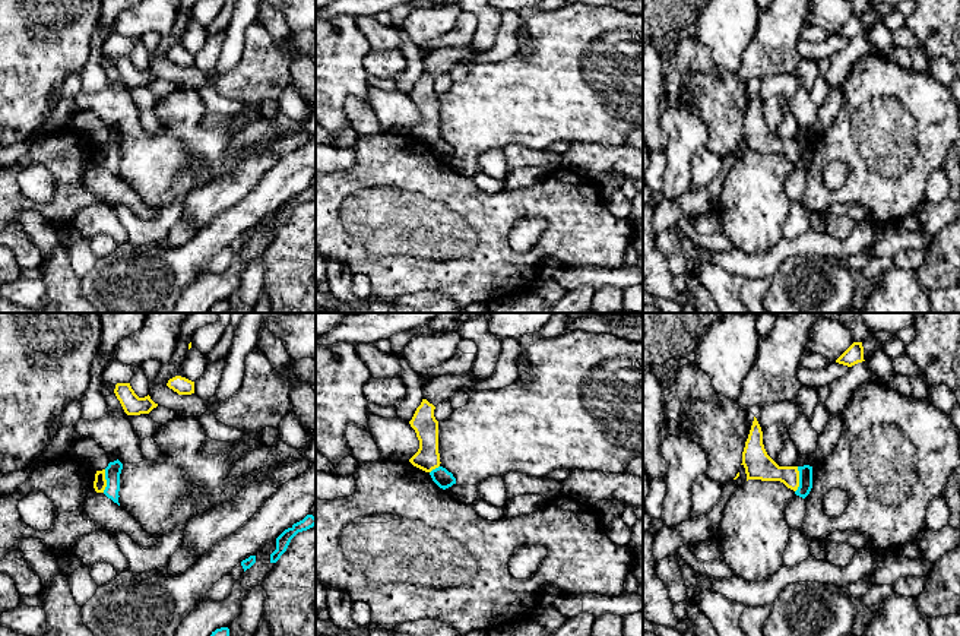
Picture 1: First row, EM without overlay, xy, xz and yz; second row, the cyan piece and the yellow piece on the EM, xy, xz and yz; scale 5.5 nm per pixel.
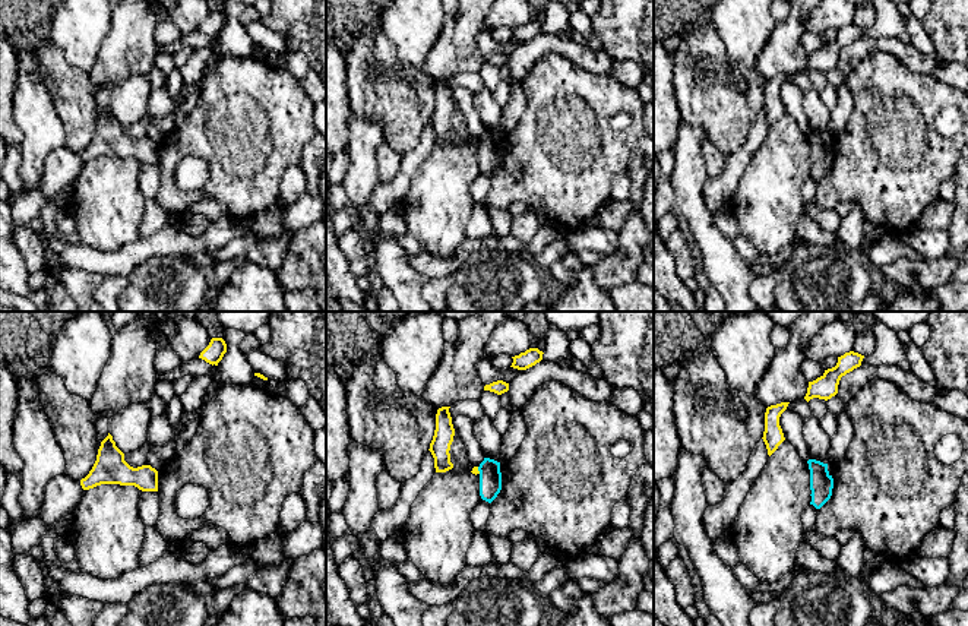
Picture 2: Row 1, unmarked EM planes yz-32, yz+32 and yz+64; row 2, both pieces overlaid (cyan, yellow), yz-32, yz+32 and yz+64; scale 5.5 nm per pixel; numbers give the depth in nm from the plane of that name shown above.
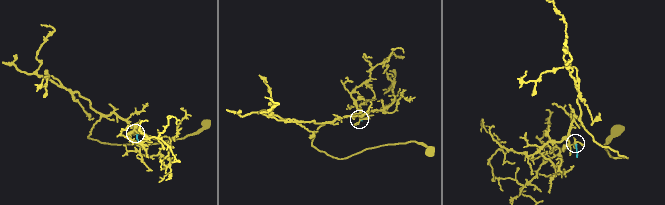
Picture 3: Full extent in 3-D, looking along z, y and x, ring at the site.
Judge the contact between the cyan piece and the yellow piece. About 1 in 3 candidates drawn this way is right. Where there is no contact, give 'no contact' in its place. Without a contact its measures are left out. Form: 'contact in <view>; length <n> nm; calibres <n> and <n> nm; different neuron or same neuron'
contact in yz; length 140 nm; calibres 80 and 160 nm; different neuron

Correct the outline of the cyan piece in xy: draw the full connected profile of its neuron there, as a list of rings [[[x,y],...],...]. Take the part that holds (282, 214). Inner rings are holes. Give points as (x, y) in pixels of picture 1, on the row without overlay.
[[[307,187],[302,193],[294,196],[291,200],[285,202],[276,211],[276,222],[270,227],[270,235],[276,235],[281,228],[286,224],[291,212],[302,203],[307,203],[316,197],[316,190],[313,187]]]

